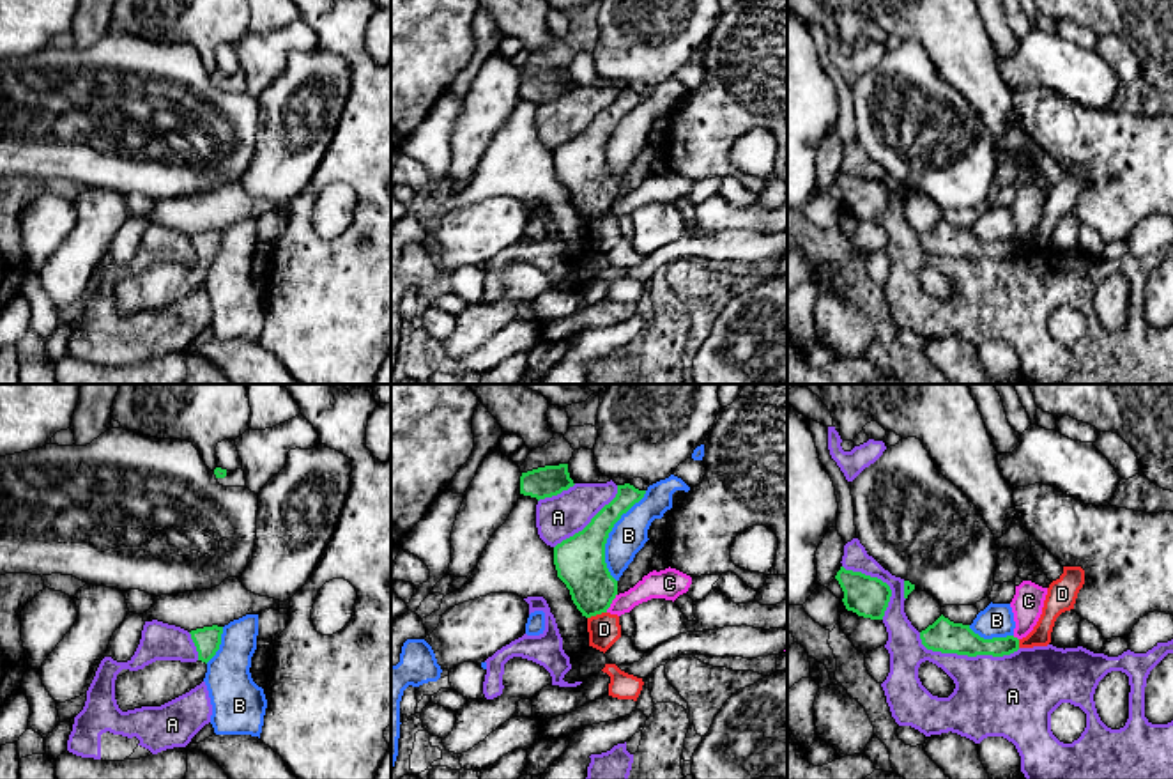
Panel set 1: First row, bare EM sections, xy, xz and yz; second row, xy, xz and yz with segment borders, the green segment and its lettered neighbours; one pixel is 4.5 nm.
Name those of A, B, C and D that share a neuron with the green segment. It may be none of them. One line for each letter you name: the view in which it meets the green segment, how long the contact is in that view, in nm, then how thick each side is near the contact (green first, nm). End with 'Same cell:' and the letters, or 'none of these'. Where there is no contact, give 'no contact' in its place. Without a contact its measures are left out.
Same cell: none of these

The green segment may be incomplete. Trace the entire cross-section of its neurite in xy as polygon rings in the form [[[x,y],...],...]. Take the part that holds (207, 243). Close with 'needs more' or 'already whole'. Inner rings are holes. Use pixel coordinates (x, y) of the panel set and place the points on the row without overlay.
[[[218,228],[203,230],[191,234],[189,237],[196,250],[198,264],[207,267],[219,253],[223,230]]] | already whole

